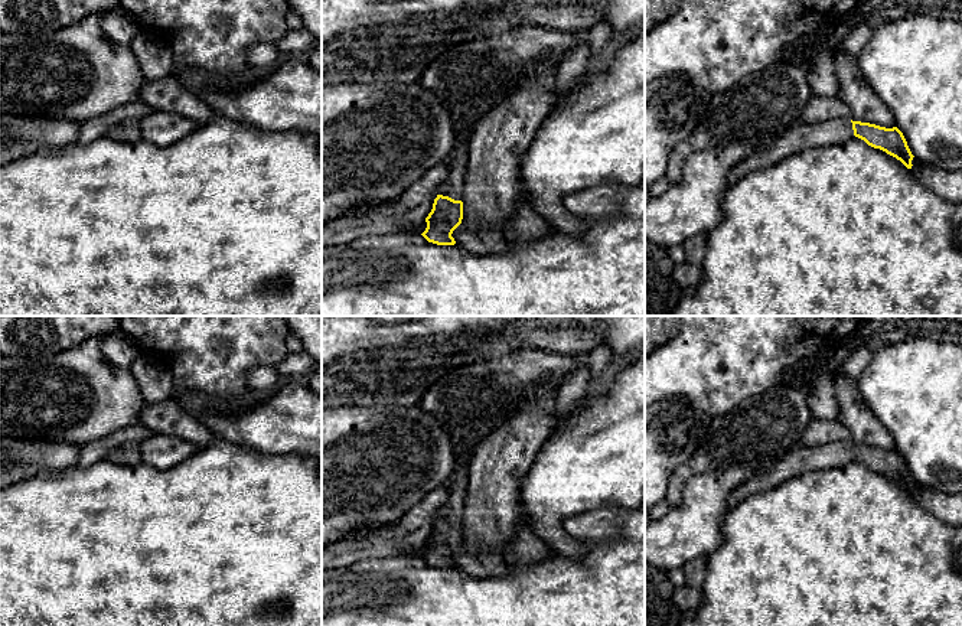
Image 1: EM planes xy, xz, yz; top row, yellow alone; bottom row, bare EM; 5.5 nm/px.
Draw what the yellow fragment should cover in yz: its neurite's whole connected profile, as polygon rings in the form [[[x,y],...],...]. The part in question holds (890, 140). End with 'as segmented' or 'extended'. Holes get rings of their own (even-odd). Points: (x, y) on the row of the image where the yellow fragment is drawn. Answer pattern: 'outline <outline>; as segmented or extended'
outline [[[831,120],[825,123],[792,124],[762,150],[736,164],[730,173],[728,185],[734,185],[749,173],[777,163],[789,156],[813,147],[839,144],[850,137],[858,137],[868,146],[880,149],[912,169],[913,154],[903,133],[897,128],[886,128],[870,123],[852,120]]]; extended

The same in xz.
outline [[[469,136],[456,137],[454,147],[447,160],[450,172],[438,186],[433,209],[425,218],[427,228],[421,234],[428,242],[437,245],[454,245],[453,231],[463,219],[463,185],[469,162]]]; extended

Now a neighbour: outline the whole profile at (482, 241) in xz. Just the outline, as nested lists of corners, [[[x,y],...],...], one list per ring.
[[[462,224],[453,231],[456,244],[477,255],[498,254],[509,248],[503,232],[498,229],[467,229]]]

